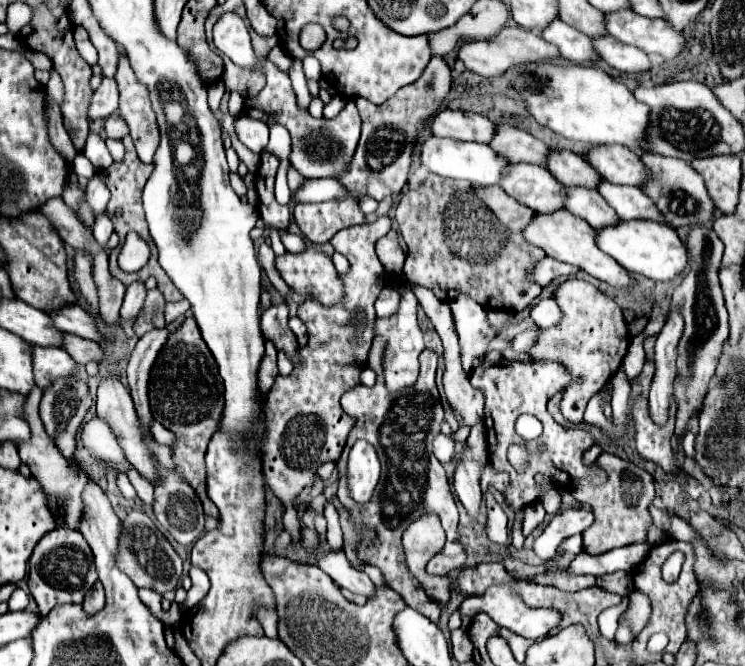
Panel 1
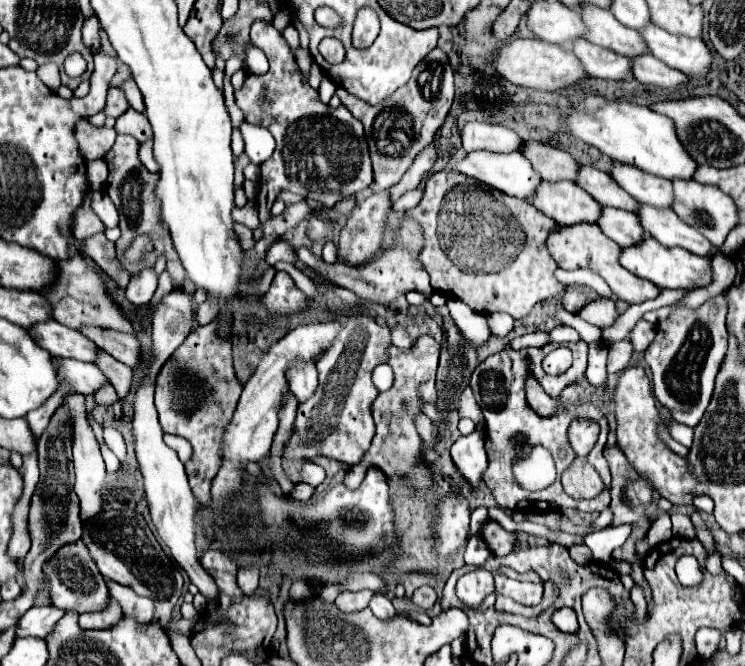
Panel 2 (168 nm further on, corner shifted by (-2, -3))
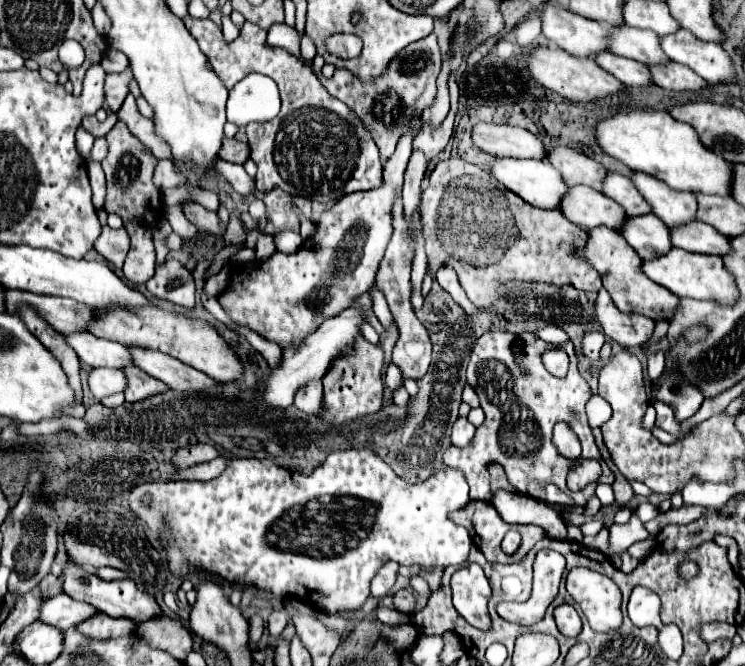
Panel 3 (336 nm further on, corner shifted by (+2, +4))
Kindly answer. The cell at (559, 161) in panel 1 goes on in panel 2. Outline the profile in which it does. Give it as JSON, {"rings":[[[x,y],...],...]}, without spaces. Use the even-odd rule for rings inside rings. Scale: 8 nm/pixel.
{"rings":[[[582,166],[578,180],[578,186],[582,186],[592,198],[596,198],[602,206],[612,206],[612,208],[620,208],[620,210],[628,210],[628,212],[636,212],[638,202],[626,194],[614,180],[610,174],[594,168],[594,166]]]}

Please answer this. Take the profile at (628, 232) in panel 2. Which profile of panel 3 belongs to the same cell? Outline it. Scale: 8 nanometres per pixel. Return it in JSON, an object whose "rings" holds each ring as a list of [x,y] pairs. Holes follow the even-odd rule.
{"rings":[[[652,213],[626,217],[620,225],[620,235],[642,259],[662,255],[668,251],[668,247],[672,247],[668,239],[668,227]]]}

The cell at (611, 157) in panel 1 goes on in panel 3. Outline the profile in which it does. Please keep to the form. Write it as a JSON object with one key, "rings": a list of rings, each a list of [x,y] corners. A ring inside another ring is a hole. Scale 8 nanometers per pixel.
{"rings":[[[632,171],[630,181],[640,191],[640,195],[648,201],[648,205],[652,207],[652,213],[658,215],[668,227],[682,225],[682,223],[696,219],[694,217],[696,213],[694,193],[672,189],[664,181],[648,173],[640,173],[640,171]]]}

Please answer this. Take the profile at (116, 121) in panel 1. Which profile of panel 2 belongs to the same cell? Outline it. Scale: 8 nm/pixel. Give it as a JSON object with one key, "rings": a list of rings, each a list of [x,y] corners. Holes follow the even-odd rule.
{"rings":[[[128,108],[118,120],[116,120],[116,132],[118,134],[130,134],[140,142],[146,142],[152,138],[152,126],[148,122],[148,118],[140,112],[136,112],[134,108]]]}

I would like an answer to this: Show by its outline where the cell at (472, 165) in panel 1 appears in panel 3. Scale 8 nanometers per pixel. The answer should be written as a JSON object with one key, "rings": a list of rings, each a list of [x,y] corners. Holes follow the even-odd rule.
{"rings":[[[496,157],[492,163],[492,175],[510,191],[514,191],[518,197],[522,197],[526,203],[546,209],[556,209],[560,205],[562,195],[566,195],[568,187],[564,185],[560,173],[548,163],[538,159],[514,159],[514,157]]]}

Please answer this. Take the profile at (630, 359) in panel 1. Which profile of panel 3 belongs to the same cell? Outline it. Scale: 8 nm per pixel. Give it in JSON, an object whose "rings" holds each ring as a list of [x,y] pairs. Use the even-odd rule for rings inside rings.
{"rings":[[[604,287],[598,291],[596,303],[594,303],[594,317],[602,325],[604,335],[608,335],[610,339],[614,339],[624,347],[644,345],[654,333],[652,319],[640,313],[622,313],[614,305],[614,301],[610,299],[610,293],[606,293]]]}

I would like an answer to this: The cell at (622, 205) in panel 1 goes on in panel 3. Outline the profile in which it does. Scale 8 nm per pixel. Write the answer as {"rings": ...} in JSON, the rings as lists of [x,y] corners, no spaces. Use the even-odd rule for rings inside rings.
{"rings":[[[700,221],[670,227],[670,241],[674,247],[692,253],[706,253],[706,255],[728,253],[728,237],[720,235],[714,227]]]}

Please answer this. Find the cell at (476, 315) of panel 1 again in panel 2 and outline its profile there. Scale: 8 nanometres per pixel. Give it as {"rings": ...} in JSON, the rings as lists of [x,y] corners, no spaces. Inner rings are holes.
{"rings":[[[448,298],[446,306],[450,308],[450,314],[460,328],[462,336],[466,338],[468,346],[482,346],[490,338],[490,330],[486,324],[486,318],[478,312],[474,312],[470,306],[466,306],[458,298]]]}

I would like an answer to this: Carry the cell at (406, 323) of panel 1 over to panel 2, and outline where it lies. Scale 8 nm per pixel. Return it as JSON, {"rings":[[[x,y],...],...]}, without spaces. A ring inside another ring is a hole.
{"rings":[[[394,328],[392,330],[392,344],[406,350],[406,348],[410,348],[414,344],[414,340],[410,338],[410,334],[404,328]]]}

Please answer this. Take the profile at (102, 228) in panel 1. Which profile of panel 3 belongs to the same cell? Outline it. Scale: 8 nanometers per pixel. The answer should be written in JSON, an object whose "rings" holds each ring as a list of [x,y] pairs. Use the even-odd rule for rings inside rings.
{"rings":[[[100,163],[88,165],[88,177],[90,177],[90,185],[92,185],[92,203],[96,209],[102,209],[104,201],[106,201],[106,179],[104,179],[104,171],[102,171]]]}

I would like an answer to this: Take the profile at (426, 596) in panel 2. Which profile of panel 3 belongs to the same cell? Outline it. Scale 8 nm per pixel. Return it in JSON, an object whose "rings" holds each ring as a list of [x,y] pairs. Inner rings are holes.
{"rings":[[[402,589],[394,595],[394,607],[402,613],[414,613],[414,605],[416,605],[416,597],[412,595],[412,591]]]}

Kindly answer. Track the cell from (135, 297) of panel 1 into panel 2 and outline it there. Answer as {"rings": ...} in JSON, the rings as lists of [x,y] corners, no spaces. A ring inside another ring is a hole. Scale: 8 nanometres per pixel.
{"rings":[[[144,268],[130,278],[126,286],[126,296],[134,304],[148,304],[156,292],[156,286],[158,274],[154,272],[154,268]]]}

